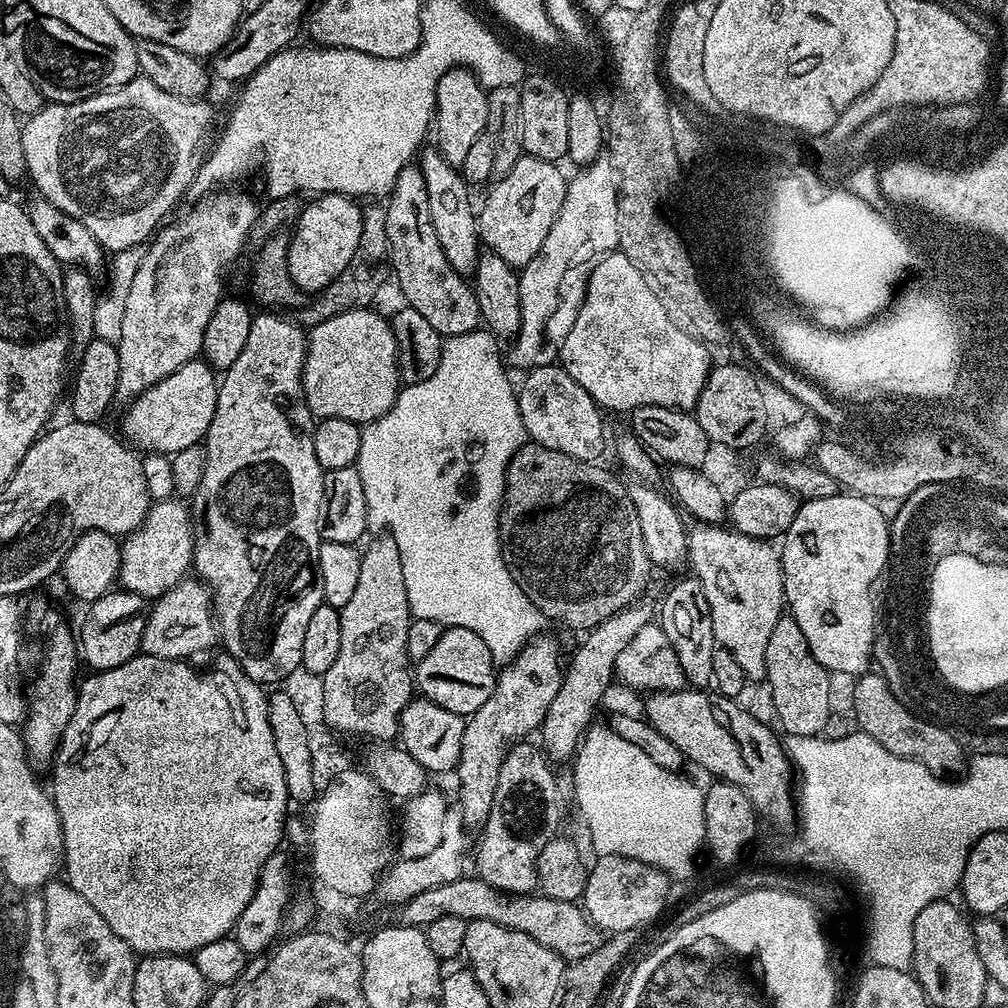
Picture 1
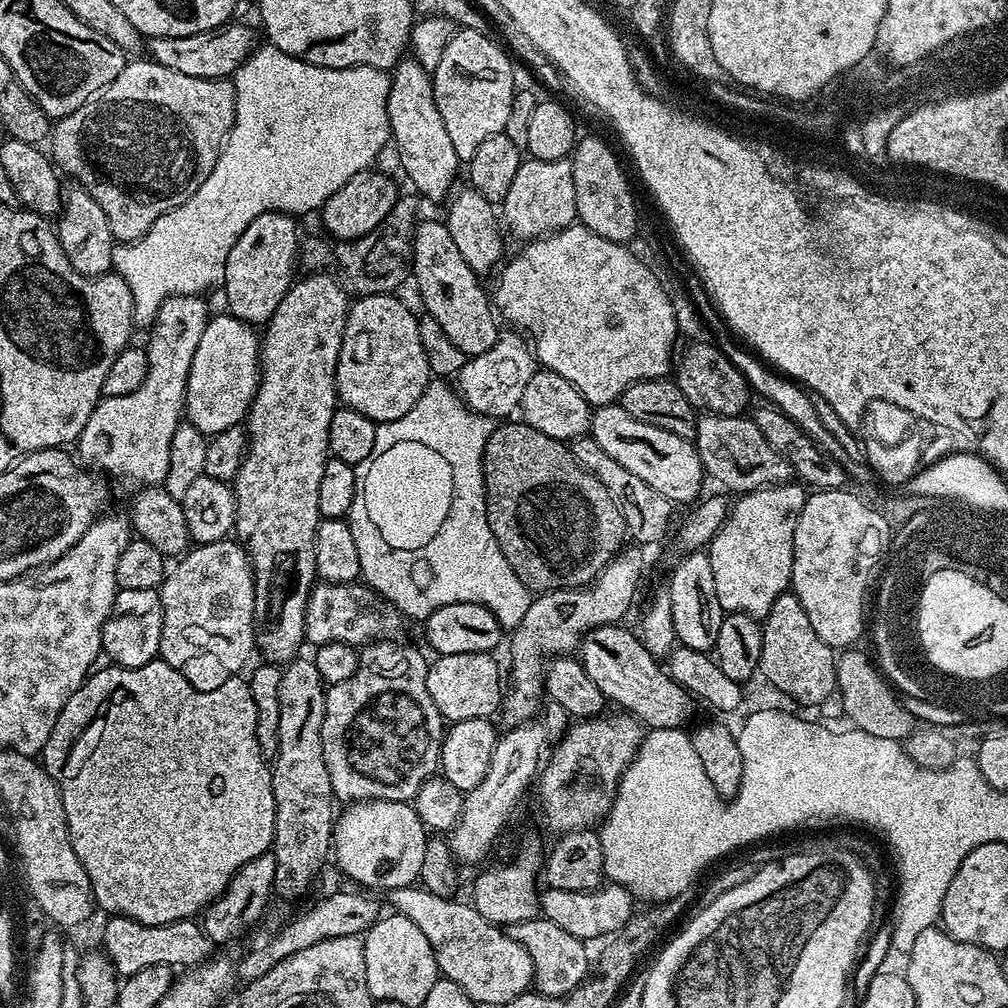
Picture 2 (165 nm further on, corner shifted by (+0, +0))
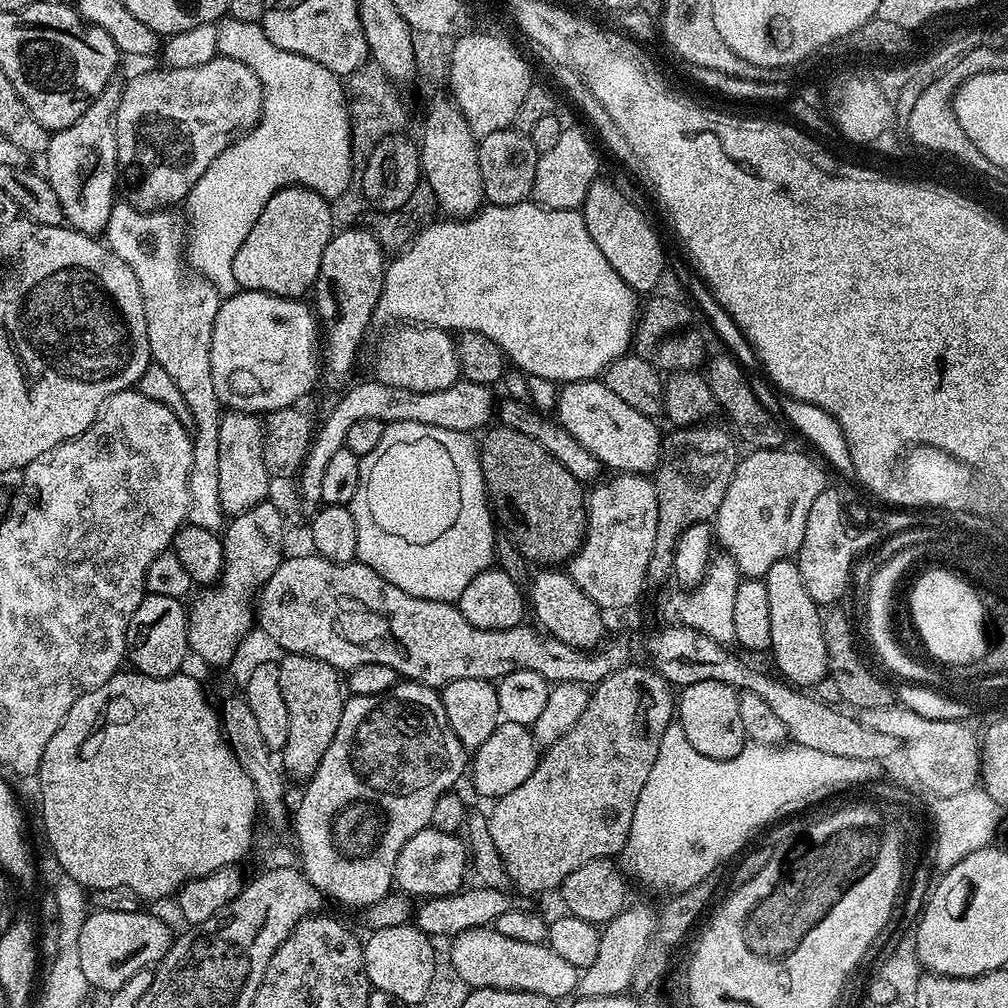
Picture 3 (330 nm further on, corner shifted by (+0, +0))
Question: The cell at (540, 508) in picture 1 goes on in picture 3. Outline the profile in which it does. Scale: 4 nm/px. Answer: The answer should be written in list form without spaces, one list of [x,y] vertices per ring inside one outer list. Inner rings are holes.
[[[492,427],[483,433],[484,441],[482,439],[479,441],[478,451],[484,490],[488,493],[488,503],[494,509],[499,527],[513,540],[514,546],[529,565],[563,565],[575,556],[586,535],[588,513],[585,485],[576,480],[574,474],[570,474],[570,470],[566,470],[566,466],[558,463],[545,448],[538,446],[534,438],[526,438],[526,434],[518,434],[518,430],[513,428]]]

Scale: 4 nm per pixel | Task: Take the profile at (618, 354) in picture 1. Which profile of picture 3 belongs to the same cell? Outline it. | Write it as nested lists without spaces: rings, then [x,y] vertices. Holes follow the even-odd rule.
[[[525,202],[498,208],[485,206],[474,216],[467,218],[440,218],[422,229],[412,243],[395,257],[384,270],[384,289],[380,295],[379,311],[385,312],[392,322],[411,322],[416,326],[442,328],[457,332],[481,332],[500,347],[500,351],[515,367],[528,376],[537,376],[559,382],[561,385],[579,380],[594,380],[620,356],[629,355],[632,333],[638,319],[638,296],[606,262],[602,250],[594,246],[594,238],[586,230],[583,215],[575,208],[542,208],[535,202]]]

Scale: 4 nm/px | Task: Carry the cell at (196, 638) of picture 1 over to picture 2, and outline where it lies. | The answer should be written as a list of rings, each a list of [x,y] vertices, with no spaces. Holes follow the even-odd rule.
[[[225,538],[189,547],[173,564],[158,589],[162,602],[159,659],[174,666],[192,688],[218,690],[222,682],[243,673],[252,648],[254,652],[257,647],[252,559],[243,543]]]

